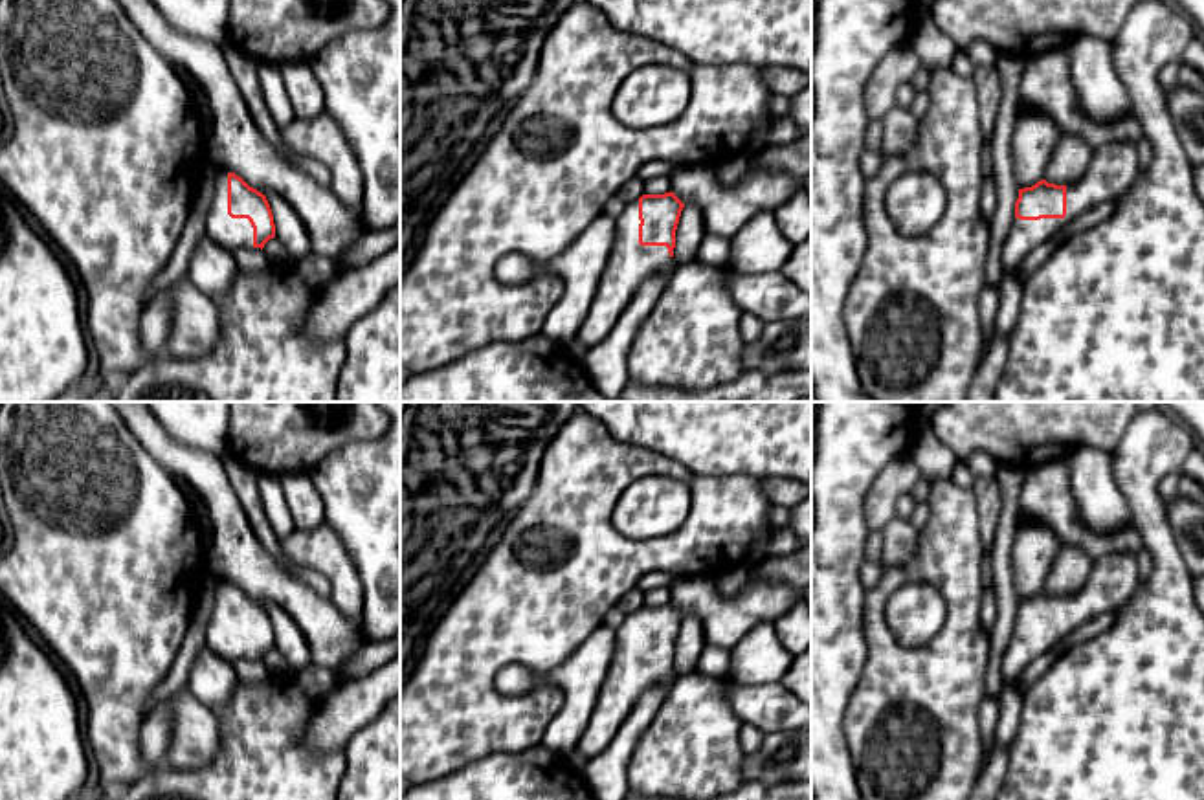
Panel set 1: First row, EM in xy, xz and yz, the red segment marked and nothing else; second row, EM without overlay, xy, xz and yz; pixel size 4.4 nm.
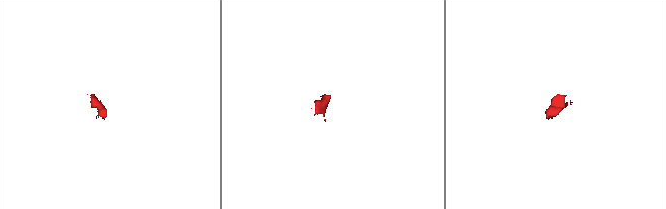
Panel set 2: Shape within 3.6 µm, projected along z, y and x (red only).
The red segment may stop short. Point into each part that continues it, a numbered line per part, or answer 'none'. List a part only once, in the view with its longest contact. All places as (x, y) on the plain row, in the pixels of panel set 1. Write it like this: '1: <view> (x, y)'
1: xy (232, 644)

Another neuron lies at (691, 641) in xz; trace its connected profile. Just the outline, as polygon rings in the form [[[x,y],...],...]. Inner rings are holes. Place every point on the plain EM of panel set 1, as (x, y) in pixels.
[[[685,617],[675,640],[674,670],[677,675],[692,673],[707,646],[701,620],[697,617]]]

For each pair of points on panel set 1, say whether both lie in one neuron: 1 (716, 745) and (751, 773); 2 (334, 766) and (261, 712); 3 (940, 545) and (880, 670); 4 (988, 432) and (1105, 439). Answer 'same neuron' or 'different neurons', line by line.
1: different neurons
2: same neuron
3: same neuron
4: same neuron

